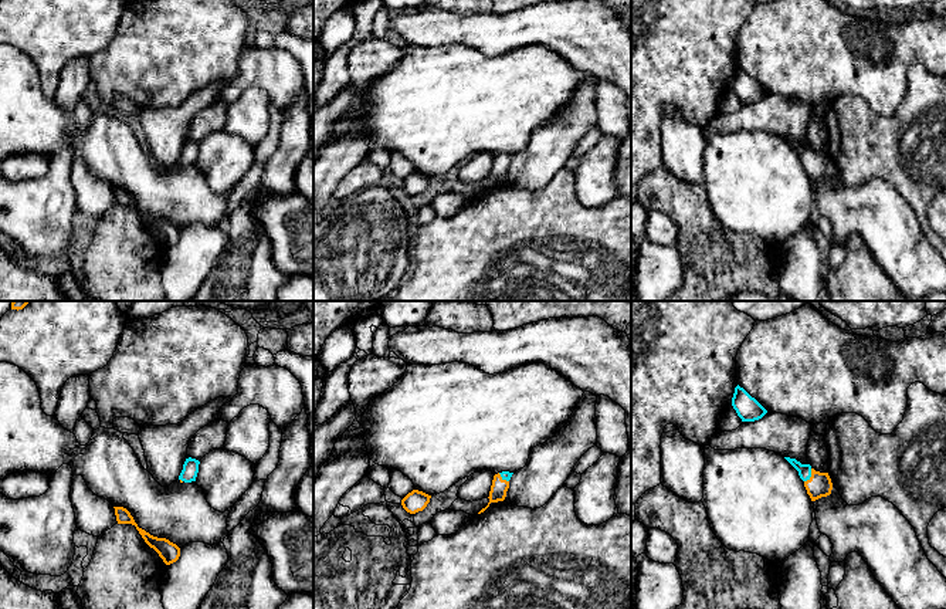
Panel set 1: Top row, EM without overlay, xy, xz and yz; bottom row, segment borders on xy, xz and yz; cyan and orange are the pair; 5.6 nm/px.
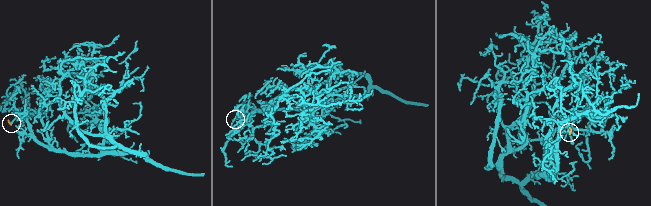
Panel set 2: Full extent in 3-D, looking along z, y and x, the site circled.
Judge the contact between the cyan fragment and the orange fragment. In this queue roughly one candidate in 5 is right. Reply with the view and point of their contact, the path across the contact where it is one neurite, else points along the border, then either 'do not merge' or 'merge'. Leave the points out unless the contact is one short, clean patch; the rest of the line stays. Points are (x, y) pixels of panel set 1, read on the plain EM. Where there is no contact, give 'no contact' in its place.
contact yz (810, 158); way yz (804, 152), (810, 158), (820, 166); merge

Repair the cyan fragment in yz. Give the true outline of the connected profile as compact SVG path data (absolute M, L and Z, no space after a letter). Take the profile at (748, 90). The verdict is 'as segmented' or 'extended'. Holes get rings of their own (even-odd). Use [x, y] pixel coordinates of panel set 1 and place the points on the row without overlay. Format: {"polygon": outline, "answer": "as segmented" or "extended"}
{"polygon": "M739 67L735 70L732 88L742 104L755 104L767 95L767 92Z", "answer": "as segmented"}

